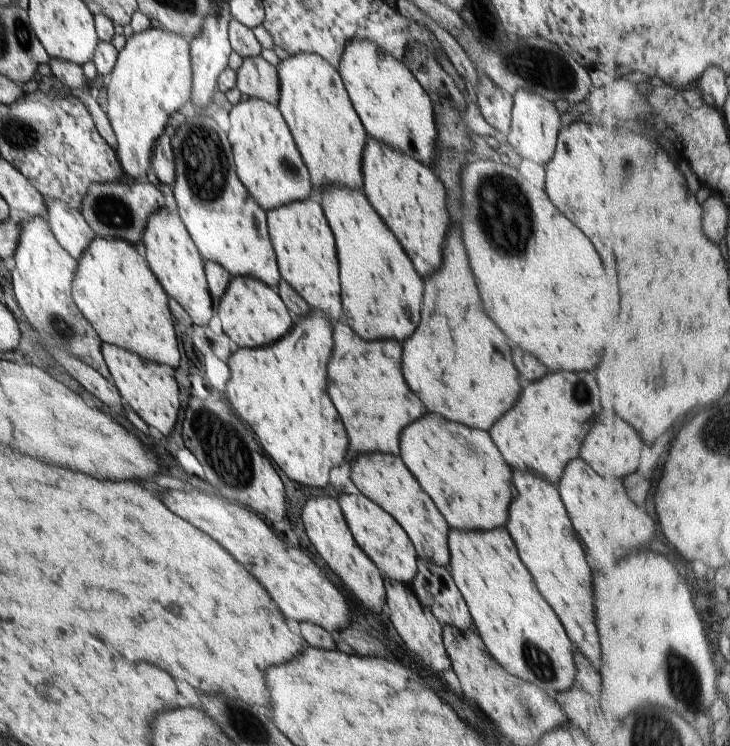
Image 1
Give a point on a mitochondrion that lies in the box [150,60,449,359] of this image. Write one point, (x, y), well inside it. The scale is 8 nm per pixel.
(204, 159)

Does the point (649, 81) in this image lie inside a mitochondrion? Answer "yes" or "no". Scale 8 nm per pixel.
no

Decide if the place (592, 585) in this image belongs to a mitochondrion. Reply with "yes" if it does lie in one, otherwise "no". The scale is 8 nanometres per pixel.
no

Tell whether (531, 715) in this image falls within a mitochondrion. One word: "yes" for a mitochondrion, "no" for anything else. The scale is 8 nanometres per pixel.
yes

